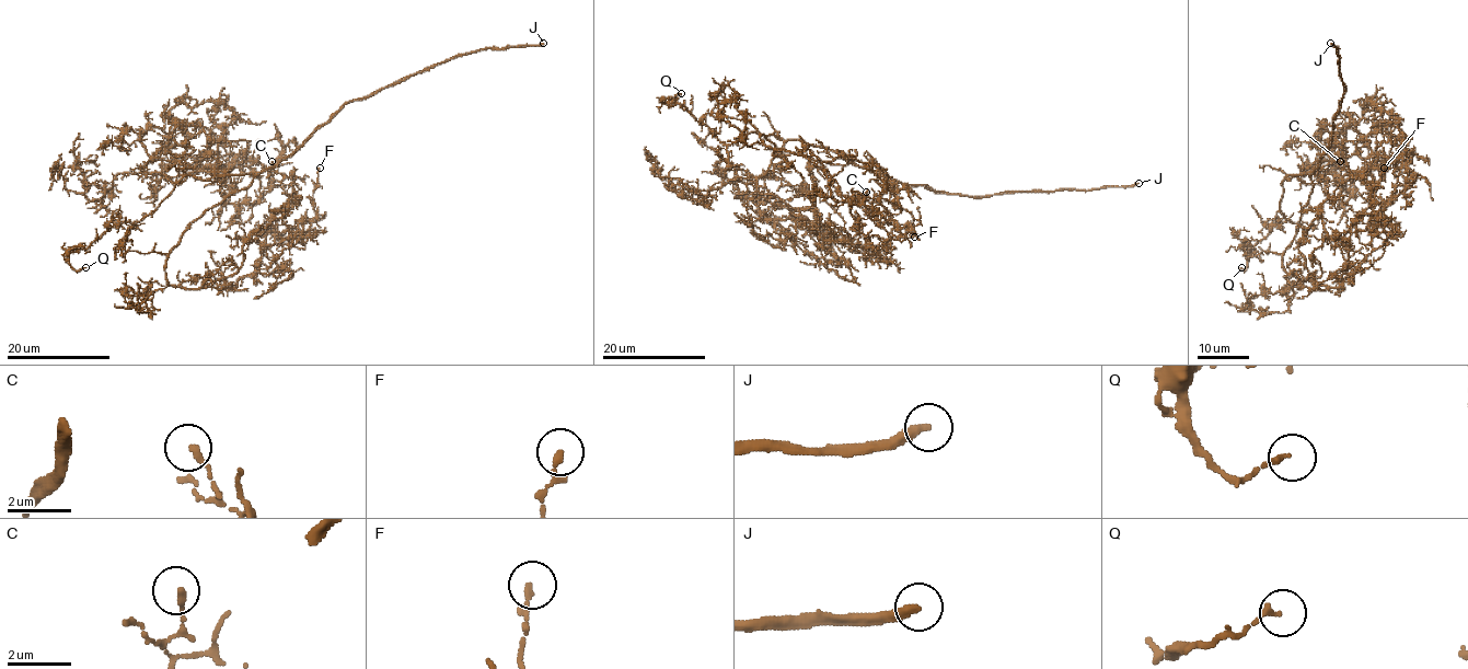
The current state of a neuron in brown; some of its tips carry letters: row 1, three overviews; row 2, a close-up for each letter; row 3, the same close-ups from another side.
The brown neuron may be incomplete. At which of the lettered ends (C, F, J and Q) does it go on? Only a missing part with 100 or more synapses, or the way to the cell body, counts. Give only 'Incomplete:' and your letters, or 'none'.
Incomplete: J

